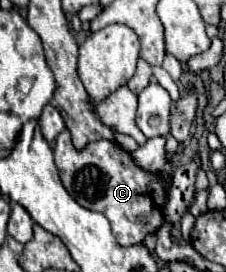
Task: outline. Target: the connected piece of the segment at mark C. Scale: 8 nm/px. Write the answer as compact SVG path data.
M64 130L56 138L54 158L60 172L60 180L68 194L80 206L102 212L110 220L112 234L120 246L142 244L148 234L156 232L162 226L168 196L166 178L162 174L138 168L132 154L126 152L120 144L102 138L78 150L72 144L70 132Z

